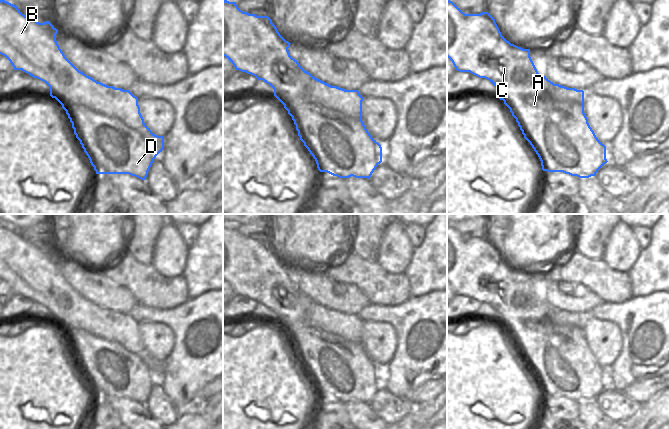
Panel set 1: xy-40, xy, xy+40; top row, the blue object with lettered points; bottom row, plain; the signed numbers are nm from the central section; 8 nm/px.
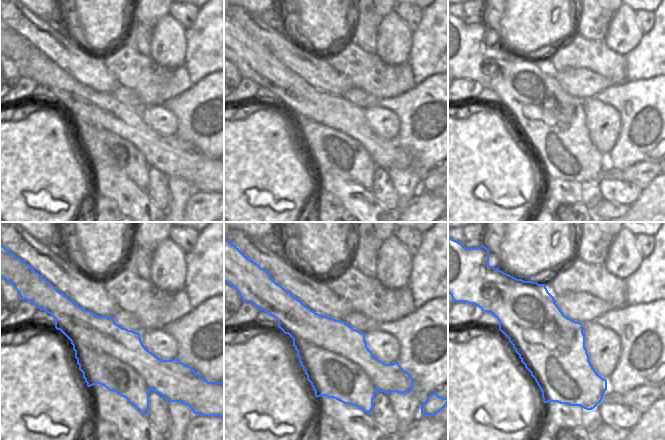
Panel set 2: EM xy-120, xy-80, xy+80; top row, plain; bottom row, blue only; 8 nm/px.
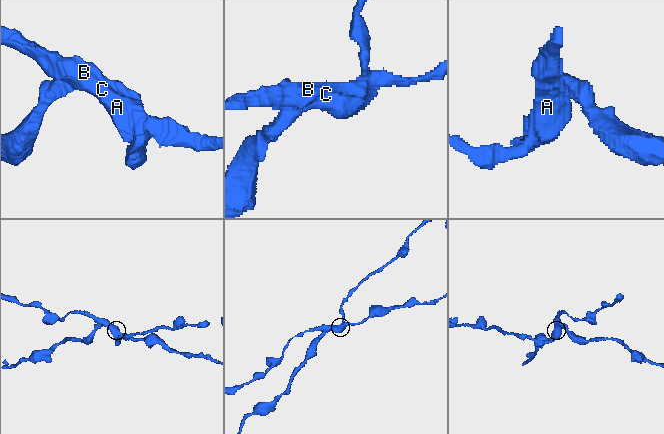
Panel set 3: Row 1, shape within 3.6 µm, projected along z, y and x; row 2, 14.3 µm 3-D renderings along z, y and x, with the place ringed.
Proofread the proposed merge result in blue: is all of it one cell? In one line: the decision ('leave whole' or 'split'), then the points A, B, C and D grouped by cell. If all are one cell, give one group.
split; A C D / B

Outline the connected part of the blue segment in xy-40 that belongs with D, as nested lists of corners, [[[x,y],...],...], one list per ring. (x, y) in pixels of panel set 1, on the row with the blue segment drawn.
[[[45,50],[33,54],[30,65],[22,71],[45,82],[50,87],[50,96],[55,98],[66,111],[74,134],[80,141],[96,174],[129,174],[146,180],[148,171],[157,156],[146,138],[119,118],[111,118],[79,105],[80,99],[74,95],[76,79],[62,68],[53,55]]]

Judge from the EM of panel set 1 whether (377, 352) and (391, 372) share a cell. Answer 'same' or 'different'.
different

